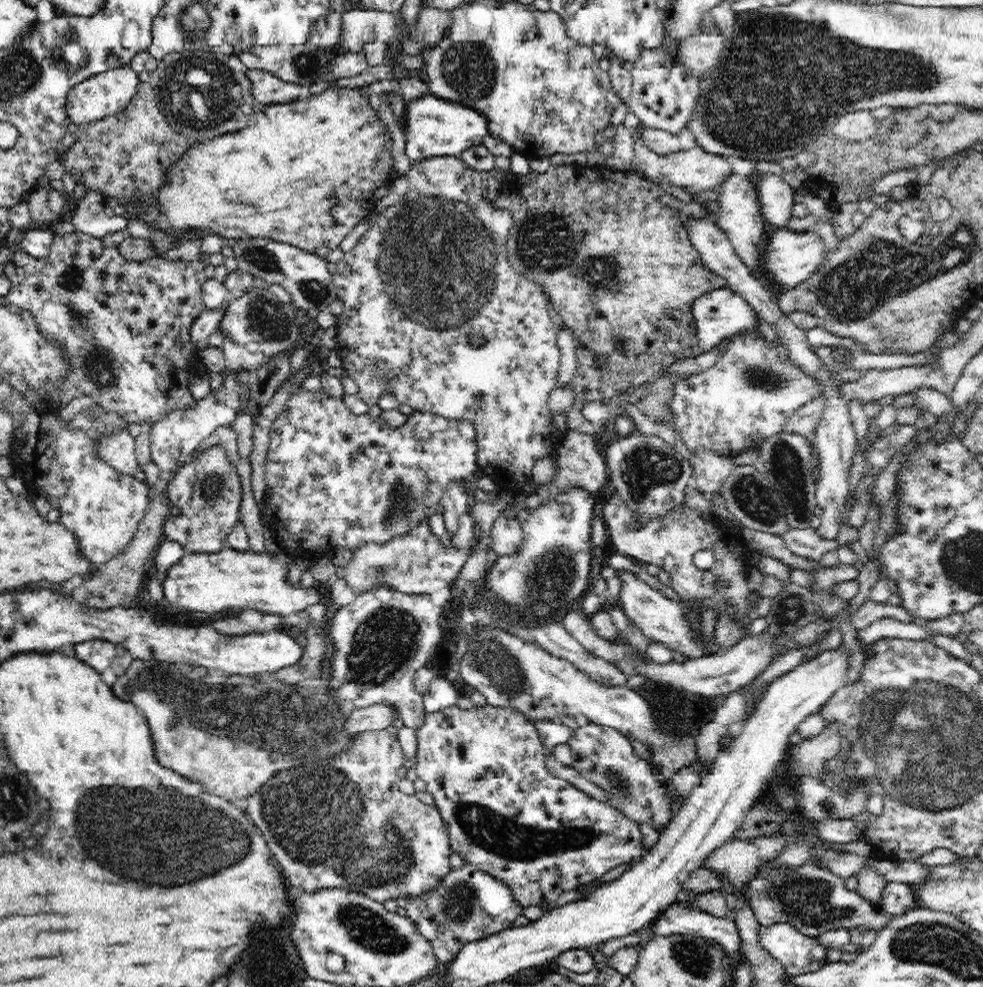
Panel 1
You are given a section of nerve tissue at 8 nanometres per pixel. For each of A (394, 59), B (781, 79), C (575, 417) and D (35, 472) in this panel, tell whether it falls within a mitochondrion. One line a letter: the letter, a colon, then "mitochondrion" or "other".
A: other
B: mitochondrion
C: other
D: other

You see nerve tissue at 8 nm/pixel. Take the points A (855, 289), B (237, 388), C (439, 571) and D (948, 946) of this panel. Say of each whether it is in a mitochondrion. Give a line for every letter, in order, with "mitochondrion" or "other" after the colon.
A: mitochondrion
B: other
C: other
D: mitochondrion

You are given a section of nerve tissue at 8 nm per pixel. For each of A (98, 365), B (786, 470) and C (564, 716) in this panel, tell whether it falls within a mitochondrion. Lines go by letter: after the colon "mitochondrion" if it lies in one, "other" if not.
A: mitochondrion
B: mitochondrion
C: other

